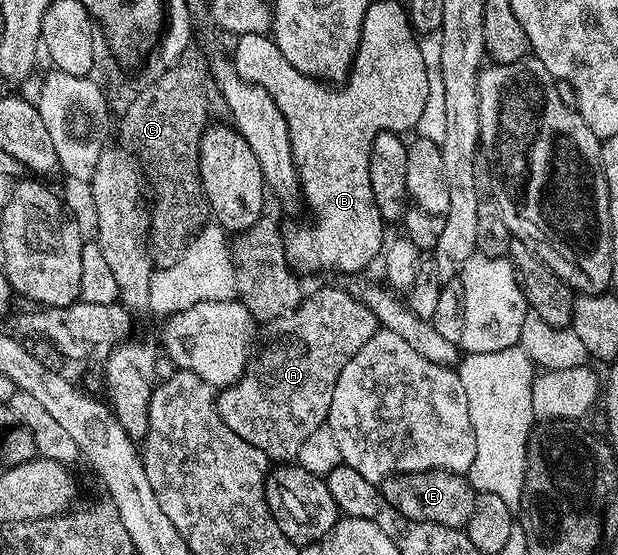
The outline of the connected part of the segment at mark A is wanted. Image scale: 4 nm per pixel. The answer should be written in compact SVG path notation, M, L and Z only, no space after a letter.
M332 288L316 292L313 296L305 295L293 312L286 314L282 318L269 320L263 325L264 333L262 331L259 333L258 343L251 349L251 356L248 357L248 364L245 366L240 380L236 384L223 389L216 396L216 409L226 427L234 430L234 434L238 434L238 438L242 438L247 444L254 446L263 456L268 457L269 461L295 461L298 450L302 450L302 442L306 442L306 438L310 438L310 434L314 434L314 430L325 427L328 411L330 410L330 398L334 398L334 386L338 382L338 374L342 374L342 370L346 367L346 362L350 362L350 358L354 358L354 354L358 354L358 350L362 350L362 346L366 346L366 342L370 342L370 338L378 331L376 319L373 318L371 312L357 303L357 301L356 304L352 300L347 300L342 293L335 292Z

